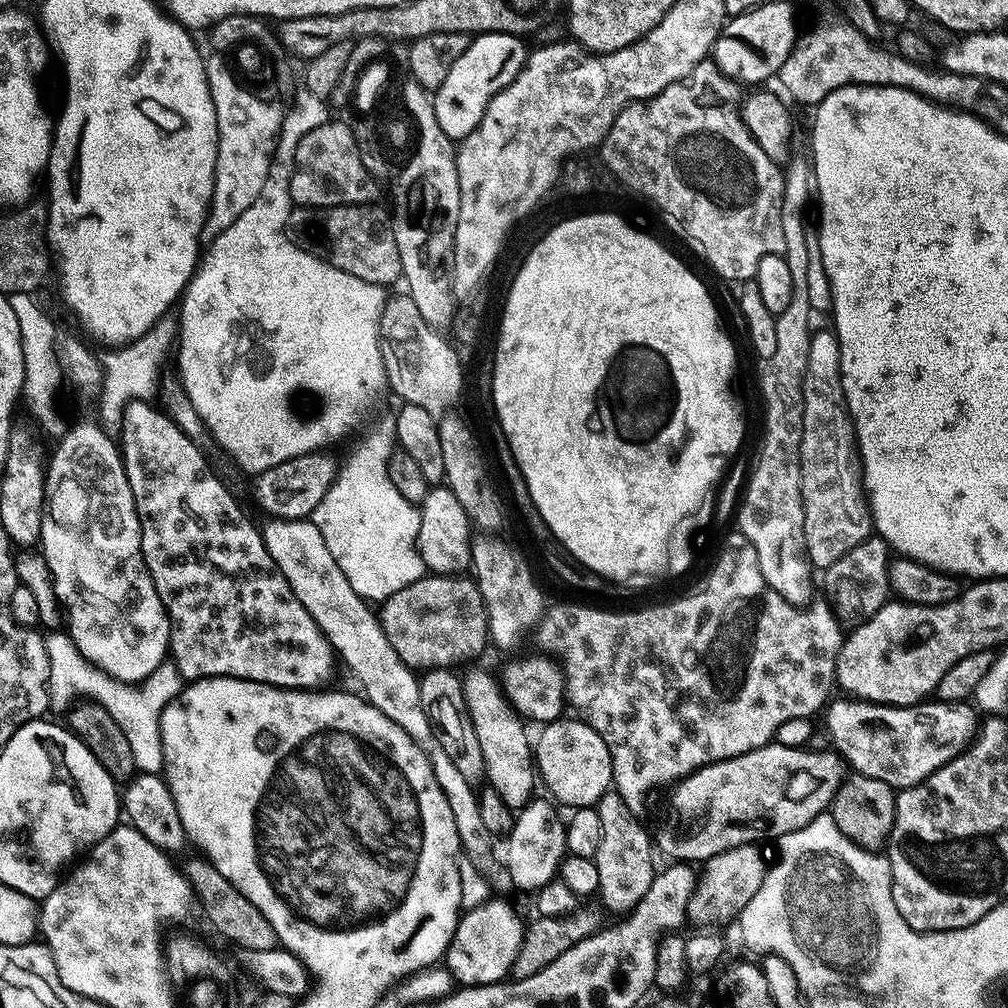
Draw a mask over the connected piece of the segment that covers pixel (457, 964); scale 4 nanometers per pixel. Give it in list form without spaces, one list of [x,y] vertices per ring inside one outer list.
[[[489,898],[476,908],[465,911],[456,924],[446,953],[446,967],[452,973],[453,981],[460,986],[501,983],[511,973],[514,962],[518,958],[518,950],[524,941],[525,927],[526,920],[516,913],[514,905],[507,904],[504,900]]]

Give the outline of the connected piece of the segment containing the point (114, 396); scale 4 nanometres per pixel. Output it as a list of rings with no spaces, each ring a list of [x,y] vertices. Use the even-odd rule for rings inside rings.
[[[165,318],[149,330],[144,336],[139,336],[131,344],[117,347],[115,350],[101,351],[99,357],[104,365],[104,383],[100,396],[100,408],[112,418],[119,417],[124,411],[124,405],[130,400],[148,400],[155,397],[158,392],[159,374],[156,366],[168,352],[168,347],[173,347],[174,337],[178,332],[175,319]],[[104,391],[104,393],[102,393]]]

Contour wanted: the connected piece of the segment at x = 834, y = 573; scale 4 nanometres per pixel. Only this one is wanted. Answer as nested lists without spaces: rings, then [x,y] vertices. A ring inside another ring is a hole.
[[[876,538],[863,540],[855,552],[846,554],[838,562],[834,562],[823,573],[824,584],[828,587],[830,603],[835,611],[837,620],[841,622],[856,622],[868,620],[883,604],[890,600],[890,549],[887,544]]]

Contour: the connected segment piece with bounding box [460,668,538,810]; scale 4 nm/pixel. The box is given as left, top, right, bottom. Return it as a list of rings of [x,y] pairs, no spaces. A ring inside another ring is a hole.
[[[472,668],[463,673],[460,685],[466,698],[466,710],[474,722],[474,734],[478,734],[478,746],[482,746],[484,776],[487,783],[506,802],[506,806],[519,810],[533,799],[532,792],[538,786],[538,771],[534,763],[534,744],[524,729],[525,721],[505,696],[501,681],[495,680],[484,668]]]

